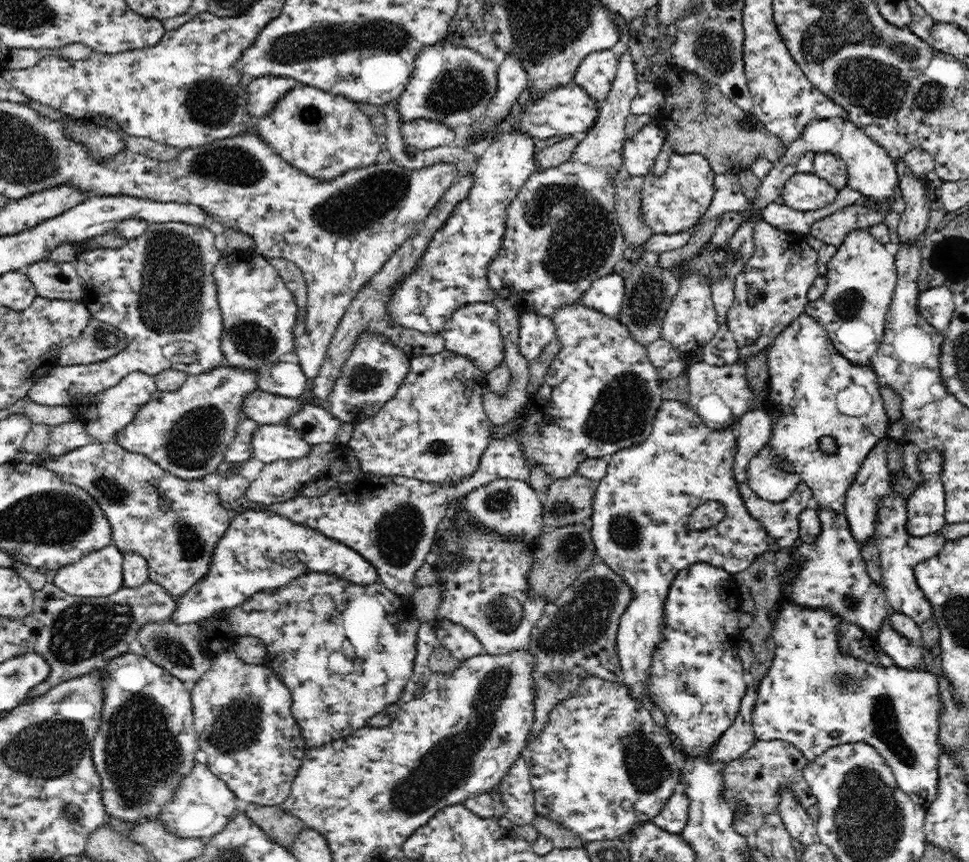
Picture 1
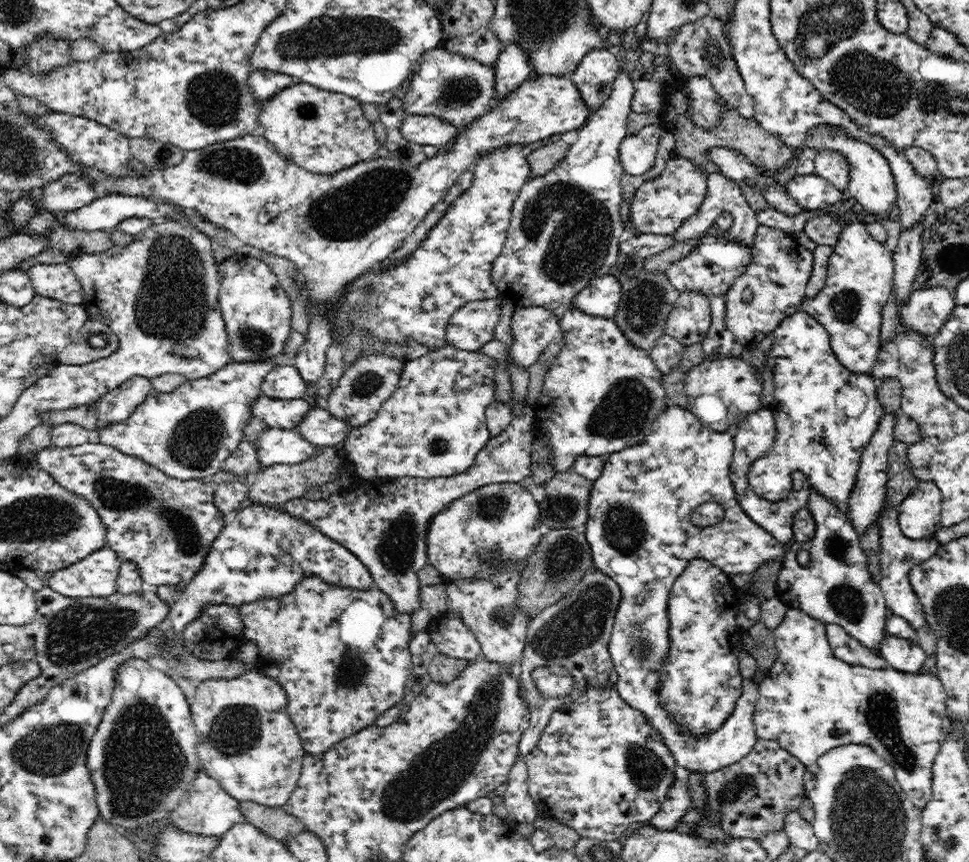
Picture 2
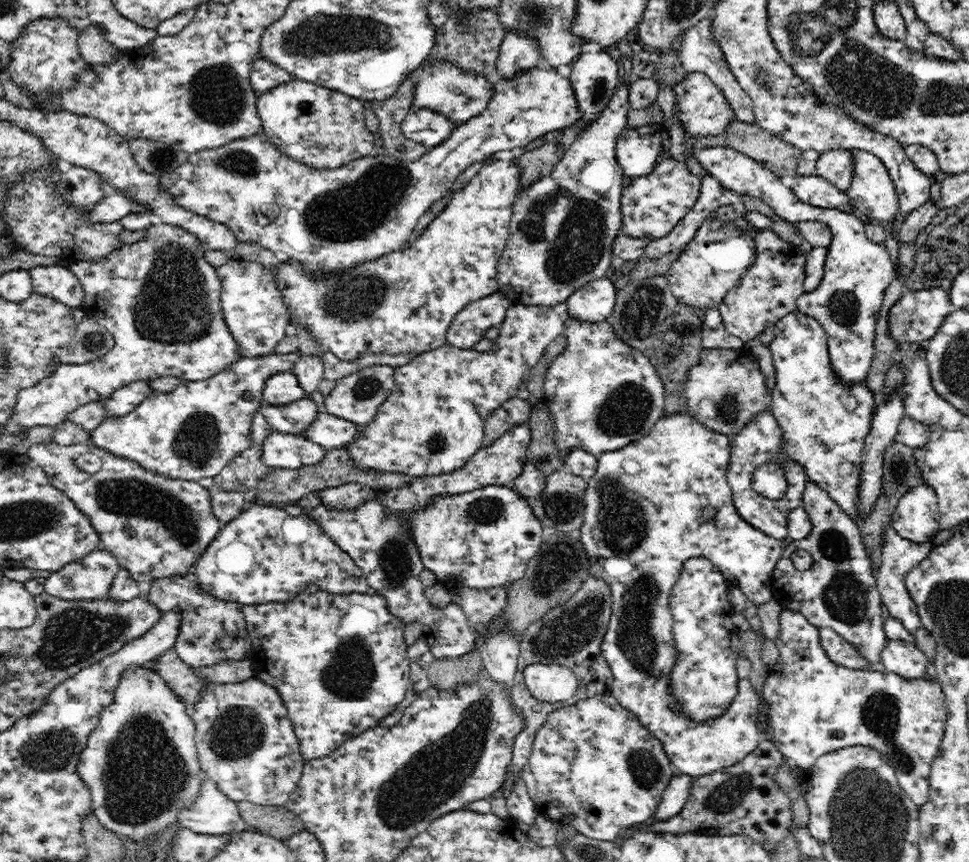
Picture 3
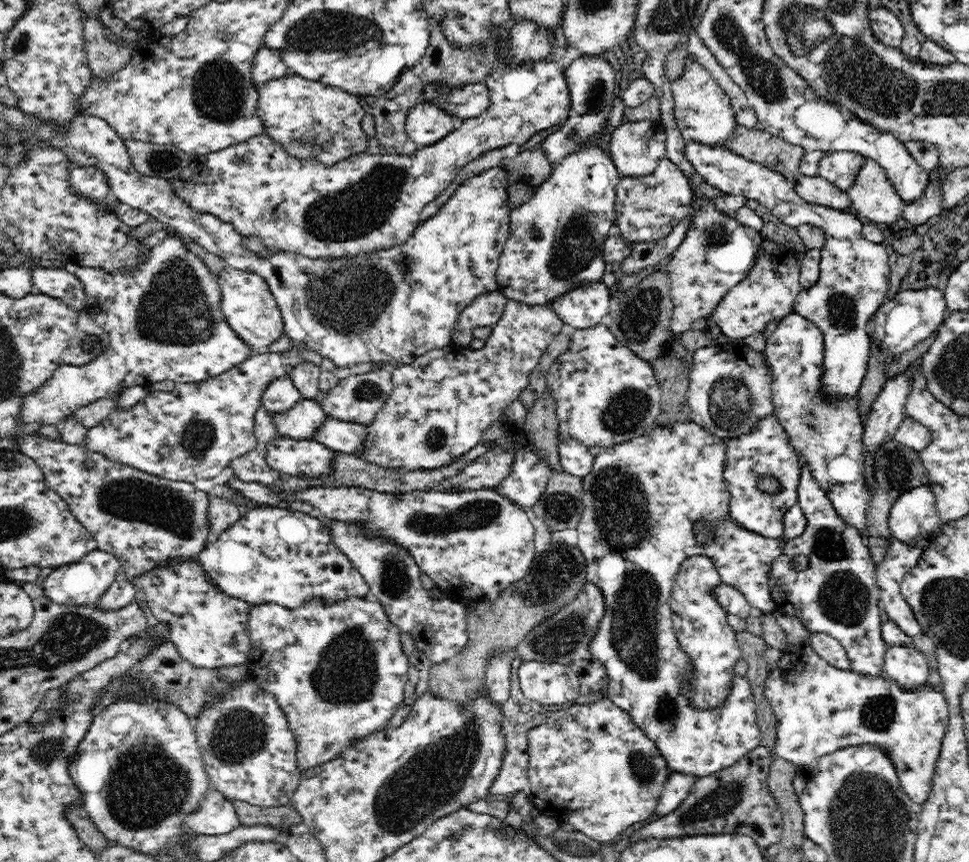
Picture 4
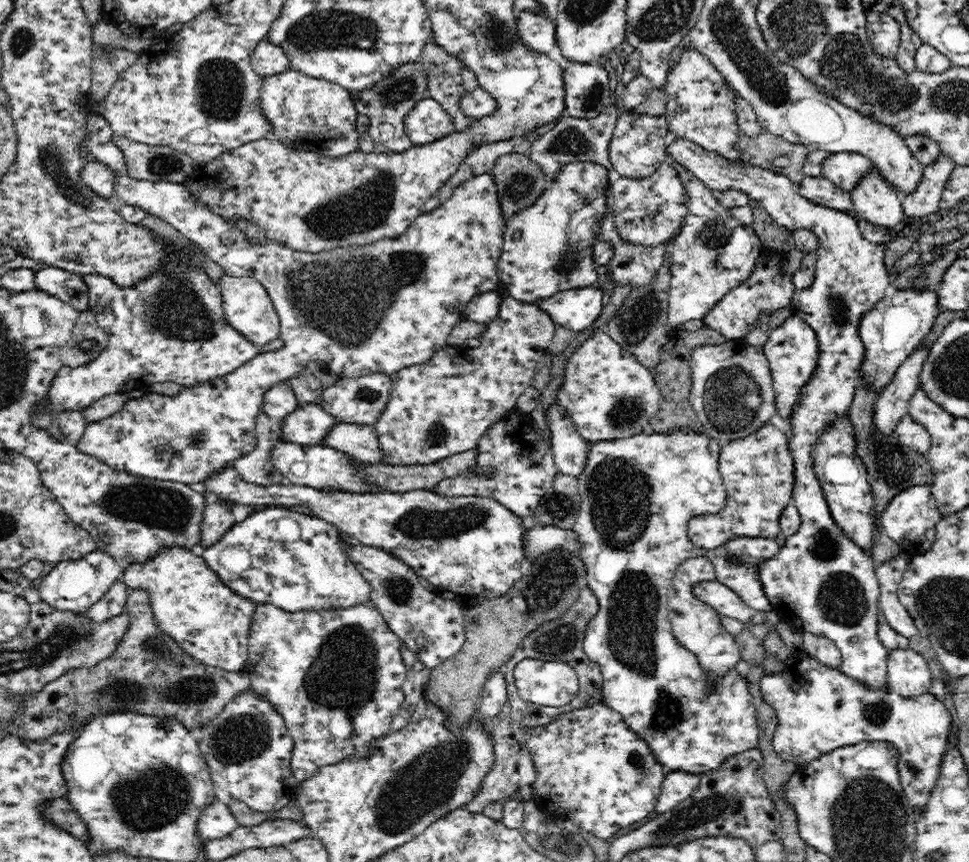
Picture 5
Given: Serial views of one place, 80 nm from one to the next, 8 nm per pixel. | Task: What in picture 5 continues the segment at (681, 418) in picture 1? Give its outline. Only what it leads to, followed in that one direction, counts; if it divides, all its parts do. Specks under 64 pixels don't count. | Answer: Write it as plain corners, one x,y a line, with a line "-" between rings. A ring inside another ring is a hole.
678,430
678,434
676,432
674,434
654,433
650,434
650,436
640,434
628,439
589,444
590,448
586,467
577,476
578,489
582,495
582,504
572,528
576,533
578,541
580,541
578,555
583,560
583,564
587,570
587,586
594,591
599,599
599,612
591,620
590,624
588,624
587,638
583,641
583,649
590,660
599,664
600,672
603,673
603,700
601,702
610,705
616,712
622,713
630,728
634,729
650,745
651,752
654,753
655,759
663,765
663,768
667,771
681,770
697,775
702,775
705,772
722,767
728,758
734,758
734,756
739,755
741,752
757,748
760,740
760,731
754,697
751,695
750,687
745,677
736,672
736,669
732,669
724,676
724,680
720,684
716,684
716,692
712,692
712,696
708,696
707,688
705,688
705,678
703,678
703,670
701,670
700,663
696,660
696,655
686,650
674,637
667,606
667,595
672,586
672,577
675,575
676,569
685,560
696,556
703,556
714,565
716,580
725,584
732,592
736,593
744,601
744,604
757,611
772,610
772,603
768,600
767,593
763,589
762,577
760,577
760,564
773,559
781,547
778,542
774,541
774,538
748,537
743,535
732,537
731,542
726,541
714,549
700,548
691,541
691,537
687,533
687,524
690,520
700,515
716,515
727,504
728,494
725,490
723,477
719,471
719,454
721,449
718,443
719,441
716,438
708,437
697,432
697,430
690,430
690,434
682,434
682,430

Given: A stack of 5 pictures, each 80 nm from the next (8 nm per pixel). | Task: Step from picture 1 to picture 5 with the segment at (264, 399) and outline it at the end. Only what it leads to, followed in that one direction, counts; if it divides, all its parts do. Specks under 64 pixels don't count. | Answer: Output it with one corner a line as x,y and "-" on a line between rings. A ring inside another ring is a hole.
316,403
298,405
281,422
283,440
294,444
324,444
324,437
338,421

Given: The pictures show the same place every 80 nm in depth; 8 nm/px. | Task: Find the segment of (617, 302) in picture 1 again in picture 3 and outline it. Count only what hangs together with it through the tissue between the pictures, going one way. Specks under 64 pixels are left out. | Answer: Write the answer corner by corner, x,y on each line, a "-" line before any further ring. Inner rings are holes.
607,277
592,280
566,300
570,317
586,321
606,321
616,304
618,287

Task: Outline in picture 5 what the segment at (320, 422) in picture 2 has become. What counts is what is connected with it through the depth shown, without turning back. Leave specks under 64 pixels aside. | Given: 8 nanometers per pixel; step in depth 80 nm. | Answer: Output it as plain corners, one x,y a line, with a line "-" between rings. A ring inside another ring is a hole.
338,422
324,437
324,444
350,455
356,461
368,464
381,463
373,426

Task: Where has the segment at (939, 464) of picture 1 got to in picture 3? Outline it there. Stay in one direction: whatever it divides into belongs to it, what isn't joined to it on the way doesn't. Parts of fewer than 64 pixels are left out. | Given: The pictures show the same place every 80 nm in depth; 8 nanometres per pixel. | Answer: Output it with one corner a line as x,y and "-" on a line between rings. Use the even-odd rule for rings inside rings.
926,483
916,486
900,500
891,516
891,526
906,540
920,544
940,532
936,491

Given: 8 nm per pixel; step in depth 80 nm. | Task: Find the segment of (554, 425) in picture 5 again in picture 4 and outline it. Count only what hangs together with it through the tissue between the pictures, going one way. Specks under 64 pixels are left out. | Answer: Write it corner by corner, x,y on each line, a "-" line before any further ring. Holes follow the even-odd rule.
560,438
557,447
560,454
559,469
580,478
591,472
594,452
586,445
578,440

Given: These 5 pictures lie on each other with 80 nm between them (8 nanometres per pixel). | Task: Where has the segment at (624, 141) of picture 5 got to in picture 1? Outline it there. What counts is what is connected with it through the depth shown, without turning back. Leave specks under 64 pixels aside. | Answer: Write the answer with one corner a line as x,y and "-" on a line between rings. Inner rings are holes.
648,124
641,128
623,146
623,168
632,176
646,176
660,154
666,131
658,125

